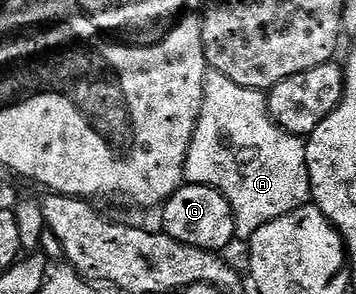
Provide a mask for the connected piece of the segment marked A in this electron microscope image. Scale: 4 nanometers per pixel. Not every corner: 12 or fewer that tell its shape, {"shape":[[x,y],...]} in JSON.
{"shape":[[209,70],[189,183],[236,239],[309,206],[301,136],[265,92]]}

